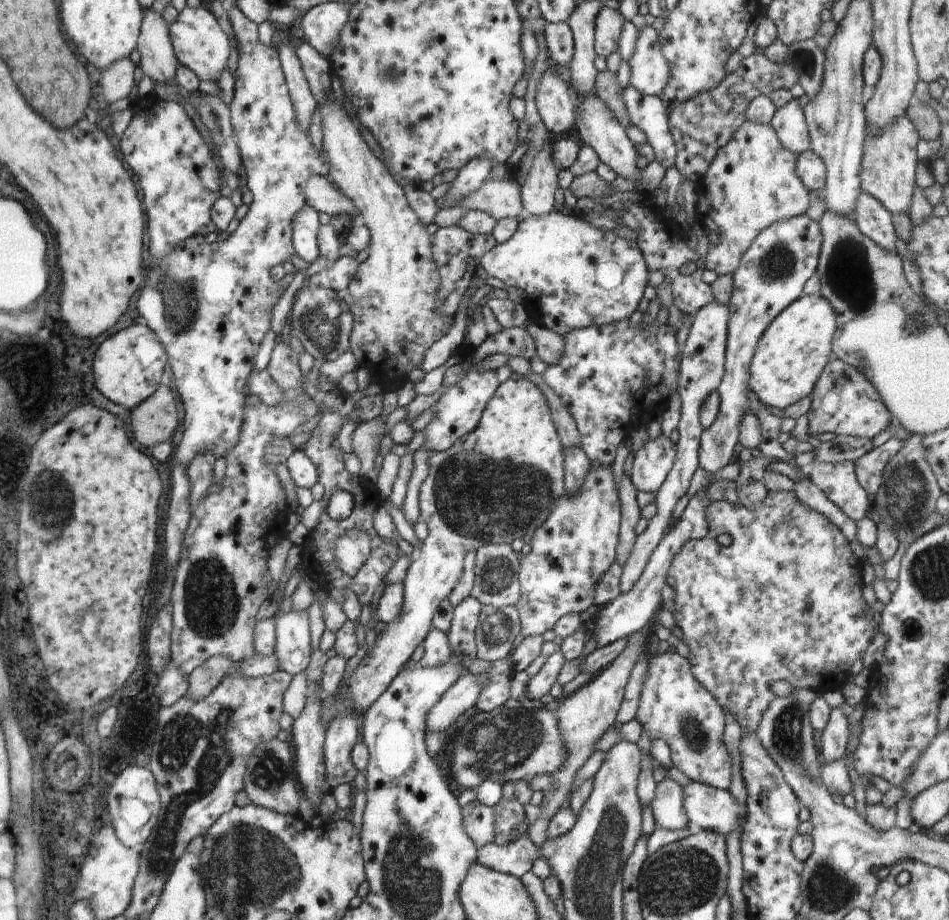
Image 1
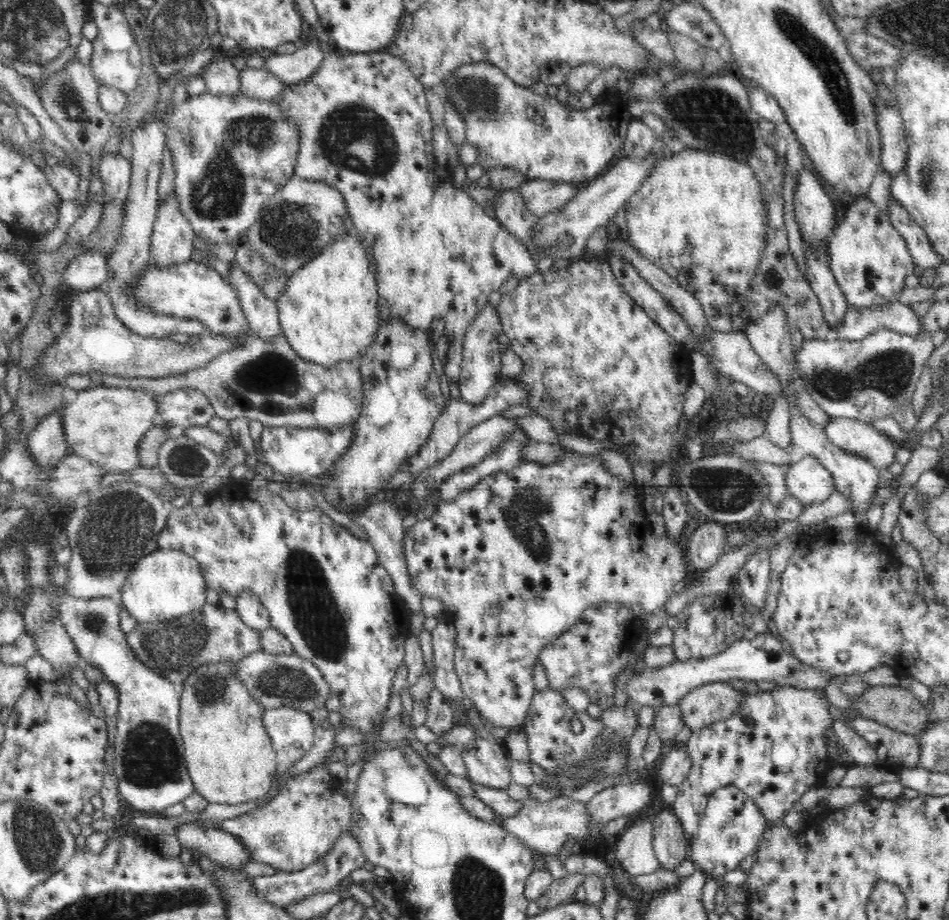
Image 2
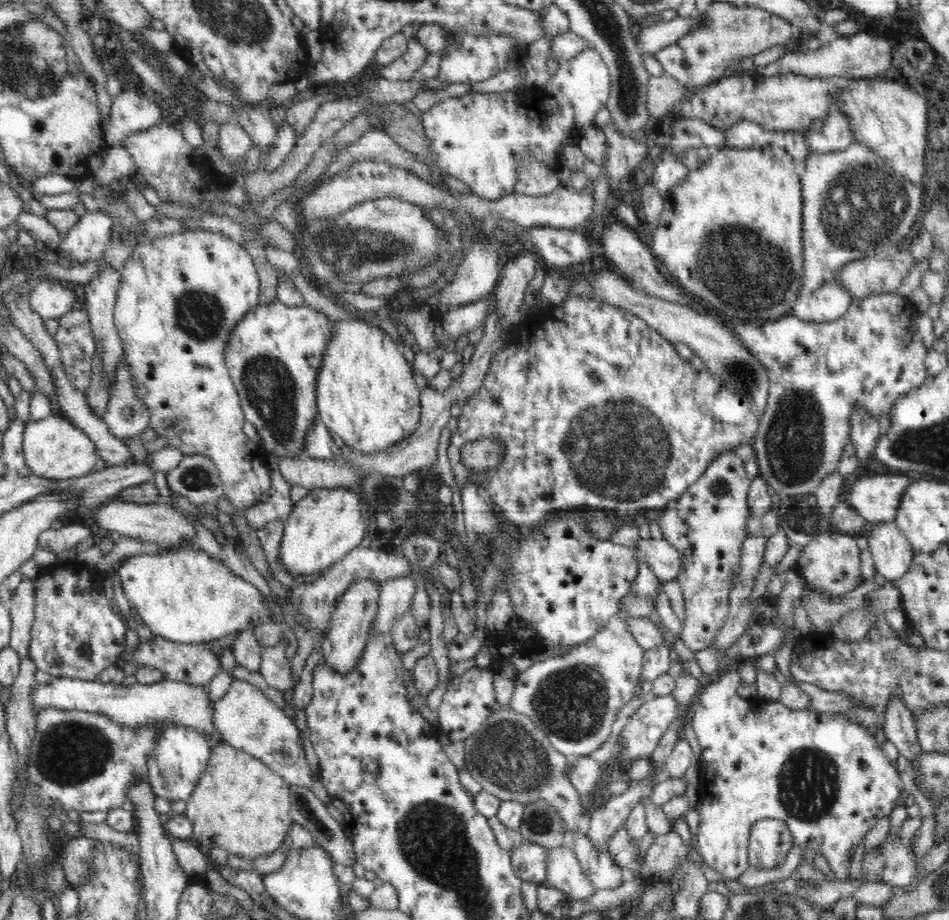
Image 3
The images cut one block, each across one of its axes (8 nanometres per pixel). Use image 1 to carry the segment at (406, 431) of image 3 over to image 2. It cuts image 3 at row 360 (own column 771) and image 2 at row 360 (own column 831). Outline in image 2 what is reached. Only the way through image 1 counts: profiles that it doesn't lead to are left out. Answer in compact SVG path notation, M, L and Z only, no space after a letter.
M352 235L338 236L322 252L318 252L310 262L290 275L286 288L276 301L278 316L284 338L294 352L316 365L332 368L342 362L357 364L362 354L374 344L380 326L378 317L377 280L370 271L365 246Z

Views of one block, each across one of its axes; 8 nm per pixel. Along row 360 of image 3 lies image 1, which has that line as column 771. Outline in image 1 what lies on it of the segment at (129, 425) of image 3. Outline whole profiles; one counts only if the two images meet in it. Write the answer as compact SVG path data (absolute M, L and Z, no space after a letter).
M793 98L782 108L777 109L769 123L776 131L782 146L795 155L810 149L808 127L803 110L798 105L798 99Z

